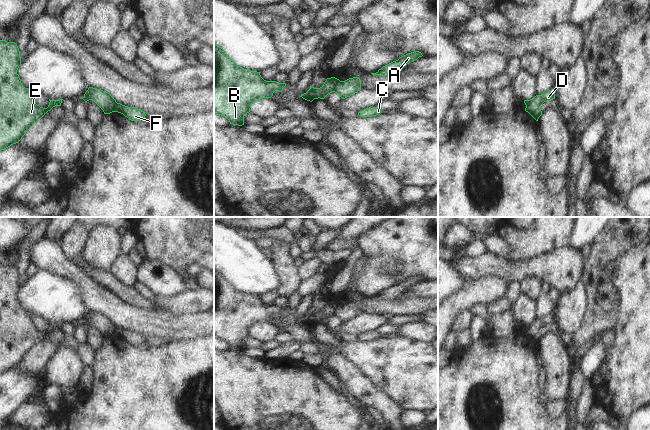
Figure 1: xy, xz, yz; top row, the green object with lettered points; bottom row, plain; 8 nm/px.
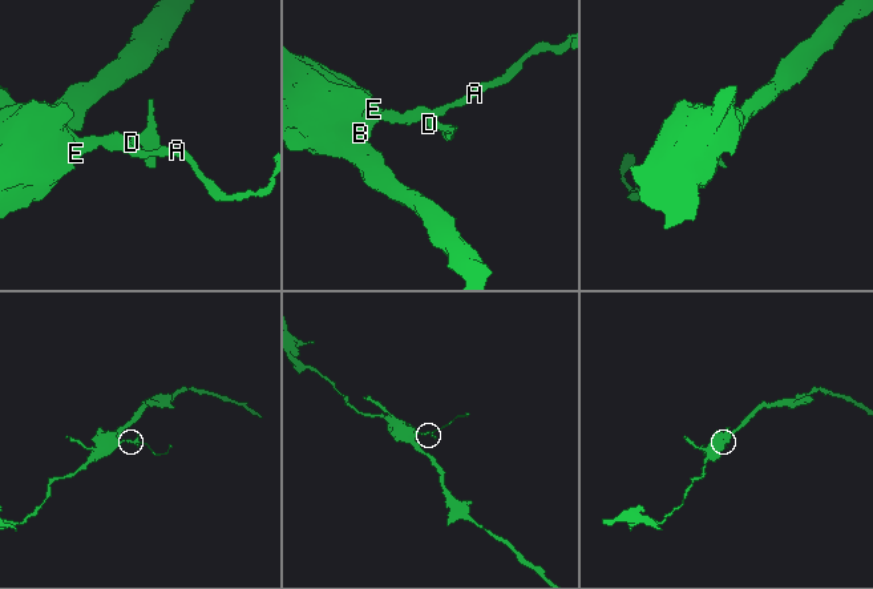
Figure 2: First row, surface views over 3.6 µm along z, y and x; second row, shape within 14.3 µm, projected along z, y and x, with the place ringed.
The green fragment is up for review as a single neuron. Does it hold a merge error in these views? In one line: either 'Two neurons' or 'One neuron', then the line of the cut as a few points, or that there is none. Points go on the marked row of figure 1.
Two neurons. Split along xz (339, 80), (333, 91).

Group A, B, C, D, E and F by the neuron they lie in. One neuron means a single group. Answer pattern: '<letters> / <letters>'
A C D F / B E

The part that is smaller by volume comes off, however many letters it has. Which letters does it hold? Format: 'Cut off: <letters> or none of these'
Cut off: A, C, D, F

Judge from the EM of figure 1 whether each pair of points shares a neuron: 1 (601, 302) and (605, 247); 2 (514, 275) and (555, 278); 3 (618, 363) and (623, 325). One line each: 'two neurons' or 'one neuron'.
1: one neuron
2: one neuron
3: one neuron

